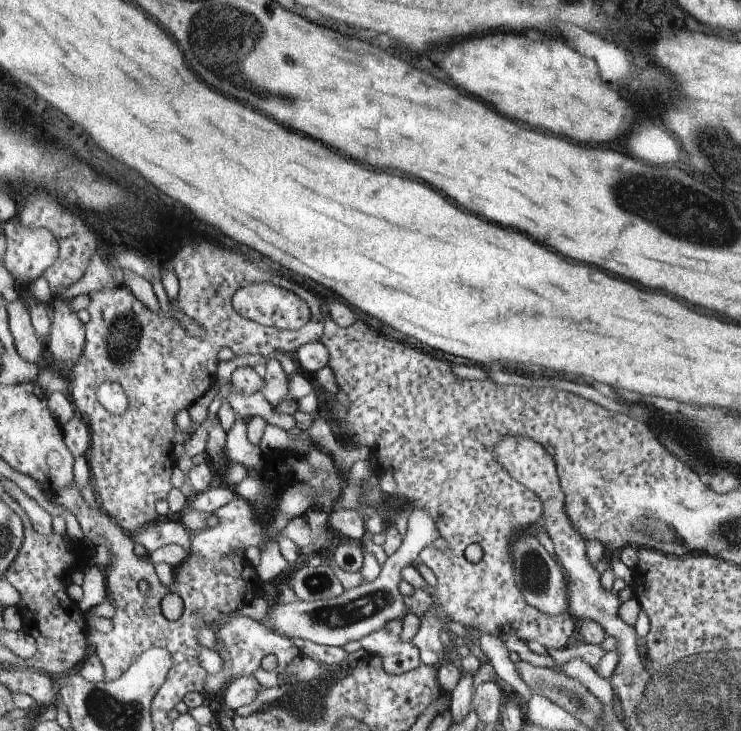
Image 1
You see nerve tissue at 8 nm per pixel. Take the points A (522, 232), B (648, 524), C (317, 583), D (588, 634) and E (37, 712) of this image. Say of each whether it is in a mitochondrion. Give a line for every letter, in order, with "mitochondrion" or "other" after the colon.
A: other
B: mitochondrion
C: mitochondrion
D: other
E: other

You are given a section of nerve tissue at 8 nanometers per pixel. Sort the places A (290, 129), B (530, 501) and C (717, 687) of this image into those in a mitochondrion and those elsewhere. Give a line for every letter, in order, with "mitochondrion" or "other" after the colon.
A: other
B: mitochondrion
C: mitochondrion

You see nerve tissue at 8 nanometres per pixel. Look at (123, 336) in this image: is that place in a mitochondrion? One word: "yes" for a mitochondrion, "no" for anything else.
yes

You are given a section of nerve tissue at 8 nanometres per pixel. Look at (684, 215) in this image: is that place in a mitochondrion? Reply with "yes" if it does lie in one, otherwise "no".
yes

